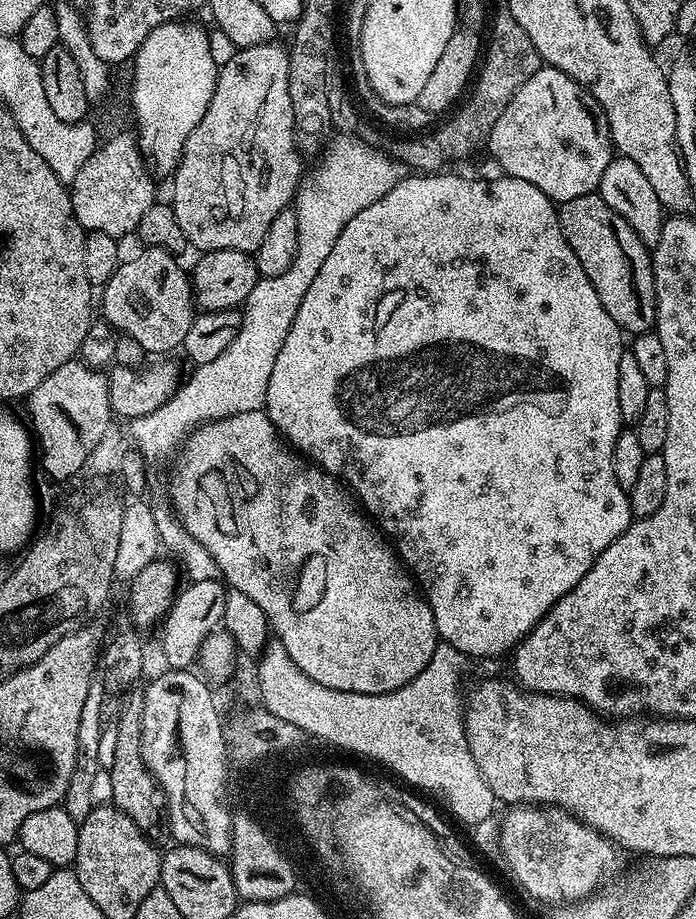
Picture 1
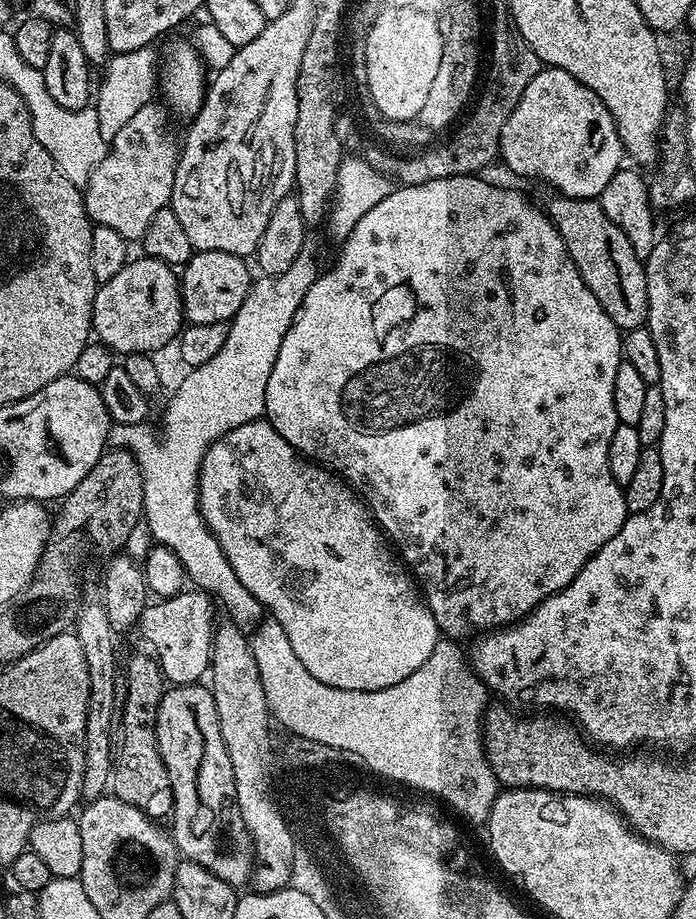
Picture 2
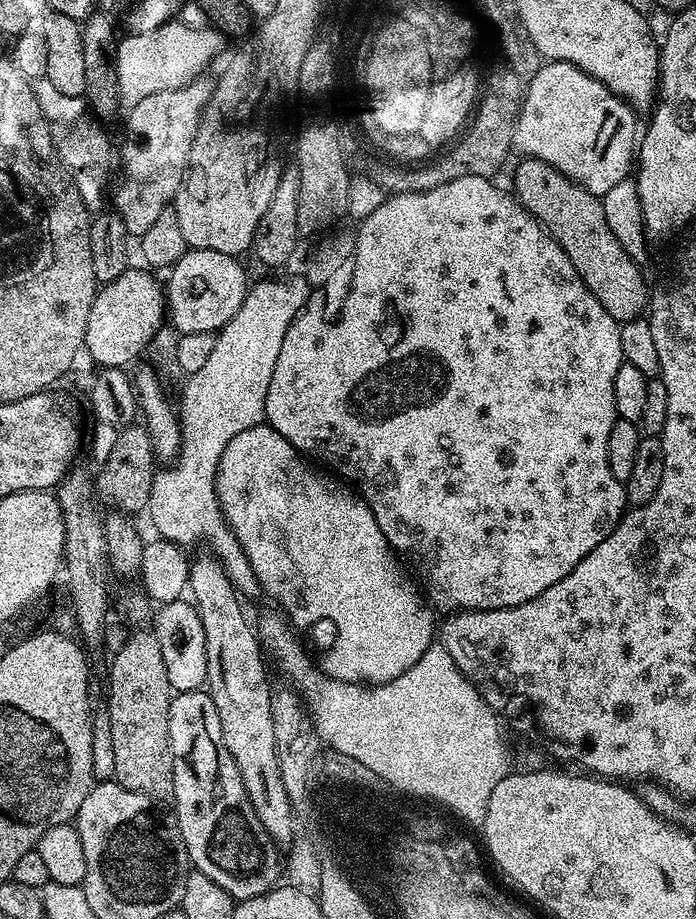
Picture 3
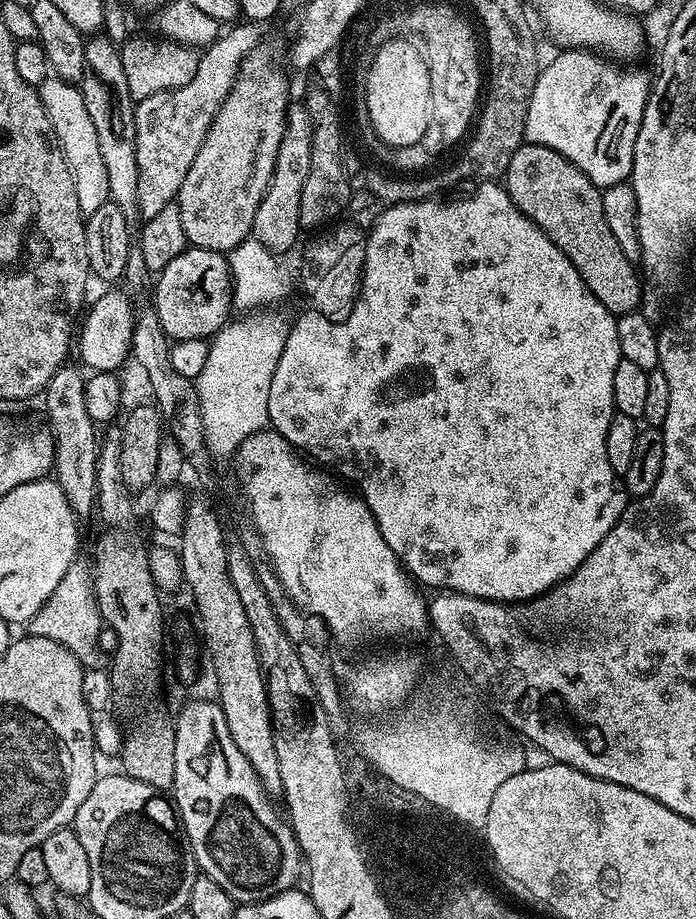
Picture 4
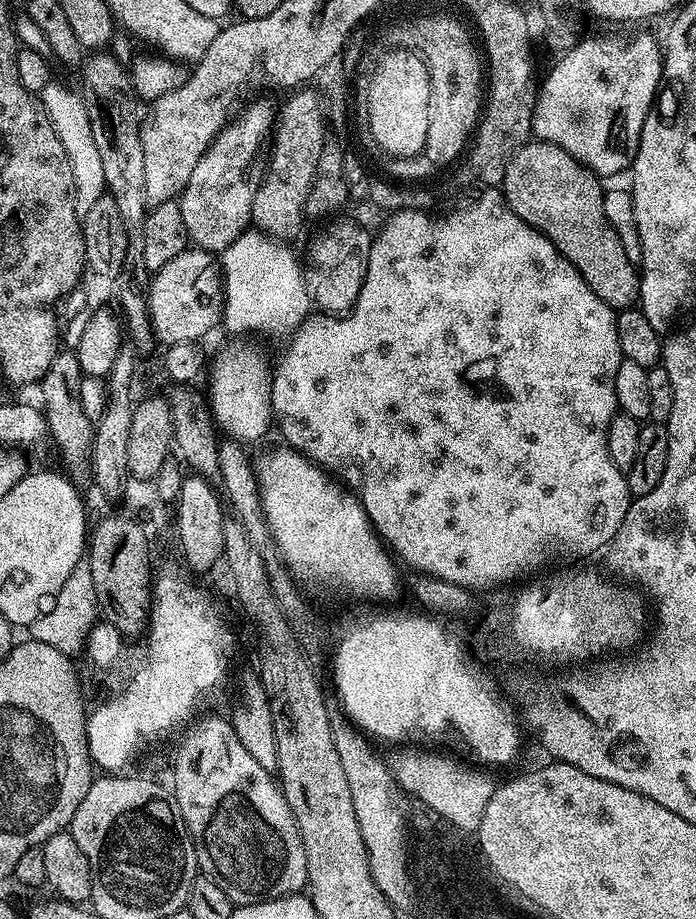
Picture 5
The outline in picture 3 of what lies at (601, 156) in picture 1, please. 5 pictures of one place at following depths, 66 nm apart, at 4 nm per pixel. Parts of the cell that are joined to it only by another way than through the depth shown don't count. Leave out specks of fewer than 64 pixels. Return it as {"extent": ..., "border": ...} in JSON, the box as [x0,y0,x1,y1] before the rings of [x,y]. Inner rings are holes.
{"extent":[512,60,638,198],"border":[[[561,60],[544,62],[524,95],[524,104],[514,126],[512,147],[517,153],[521,152],[521,157],[546,162],[575,184],[590,190],[590,194],[603,198],[618,182],[629,179],[633,171],[634,153],[638,148],[635,115],[637,113],[624,97],[615,96],[602,81],[583,72],[577,64]]]}

